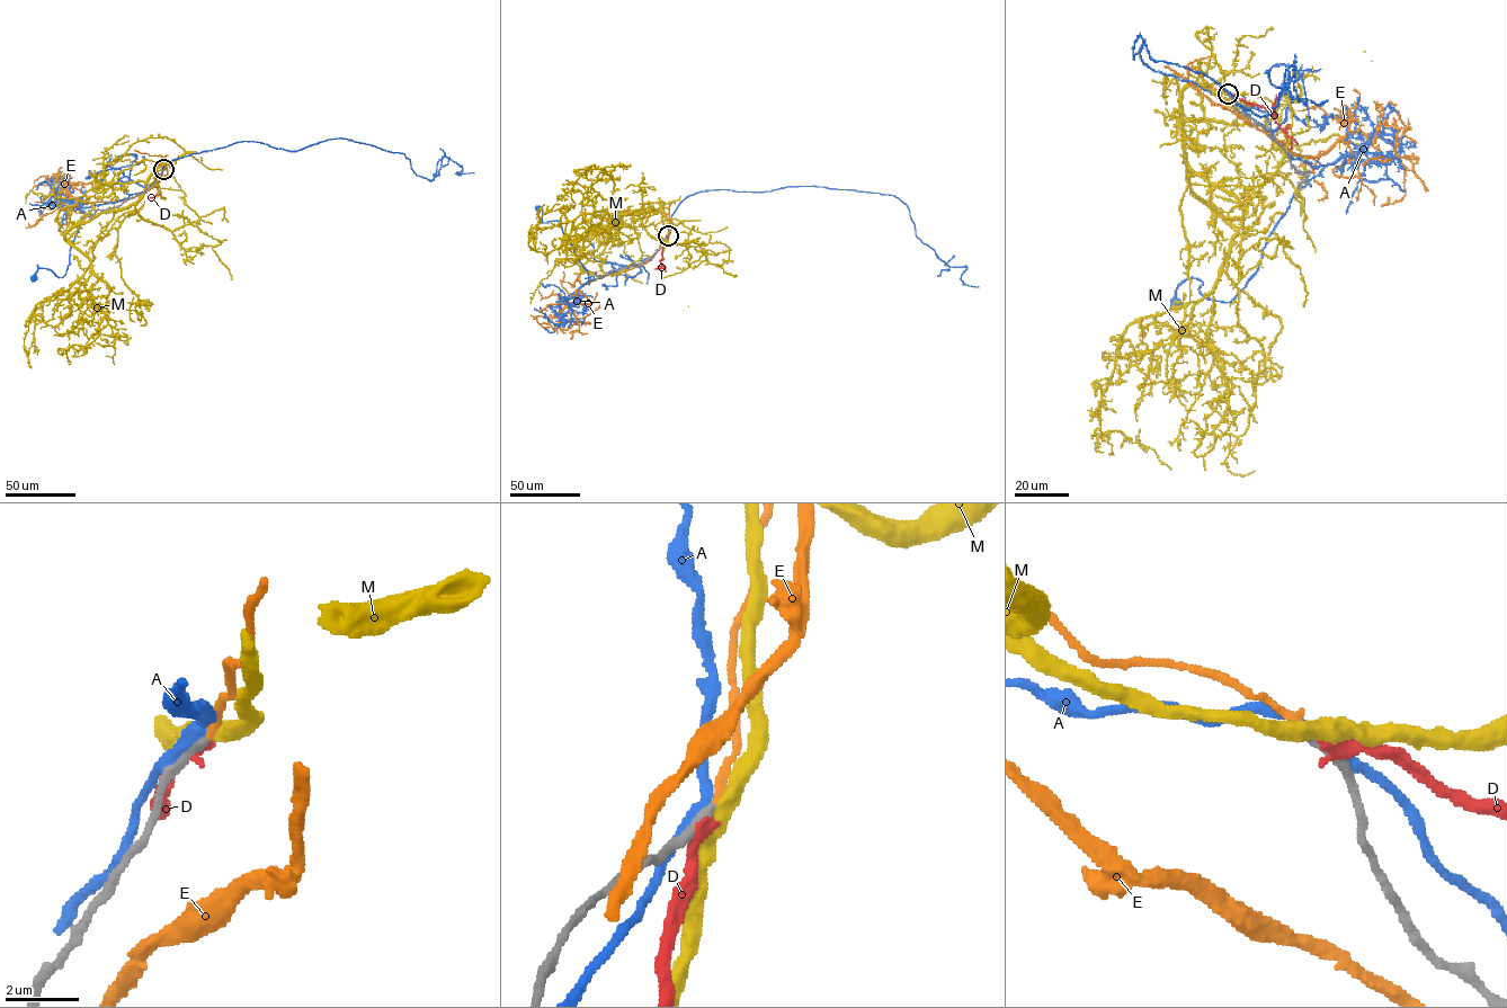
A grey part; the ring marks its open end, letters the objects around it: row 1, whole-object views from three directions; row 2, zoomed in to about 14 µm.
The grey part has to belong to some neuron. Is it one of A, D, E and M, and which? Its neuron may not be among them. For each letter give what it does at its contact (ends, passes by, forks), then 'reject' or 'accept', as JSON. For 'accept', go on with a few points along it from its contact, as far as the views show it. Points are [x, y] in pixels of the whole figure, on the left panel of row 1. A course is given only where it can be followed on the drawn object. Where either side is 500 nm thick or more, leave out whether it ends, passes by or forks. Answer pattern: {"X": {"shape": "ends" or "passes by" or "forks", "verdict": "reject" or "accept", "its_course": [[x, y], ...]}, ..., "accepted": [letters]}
{"A": {"shape": "passes by", "verdict": "reject"}, "D": {"shape": "ends", "verdict": "reject"}, "E": {"shape": "ends", "verdict": "accept", "its_course": [[163, 169], [161, 155], [167, 174], [123, 201], [85, 202], [56, 190], [44, 201], [38, 222], [25, 226]]}, "M": {"shape": "passes by", "verdict": "reject"}, "accepted": ["E"]}

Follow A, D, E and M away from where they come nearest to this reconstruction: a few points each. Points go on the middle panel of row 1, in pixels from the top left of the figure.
A: (668, 235), (652, 257), (583, 285), (588, 271), (570, 240), (558, 221), (543, 222), (538, 208)
D: (668, 235), (659, 259), (663, 267), (654, 269)
E: (668, 235), (668, 214), (671, 229), (645, 264), (581, 286), (558, 323), (543, 327), (529, 314)
M: (668, 235), (648, 212), (595, 216), (570, 238), (605, 214), (604, 168), (574, 181), (573, 206)

